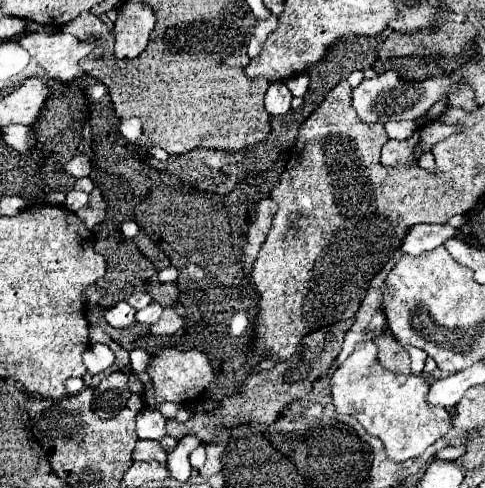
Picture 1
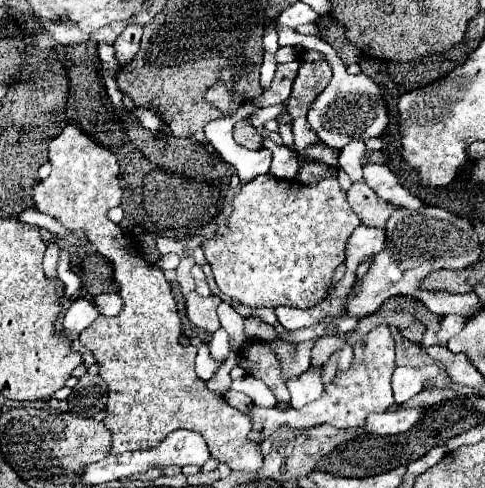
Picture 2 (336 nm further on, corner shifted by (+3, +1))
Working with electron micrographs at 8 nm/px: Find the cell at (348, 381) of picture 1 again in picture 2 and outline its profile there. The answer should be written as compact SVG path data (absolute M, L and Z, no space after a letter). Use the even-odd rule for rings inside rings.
M383 324L369 332L361 342L355 344L355 358L353 368L341 376L333 378L333 382L325 388L323 396L299 410L295 408L263 408L253 404L251 412L247 414L253 422L253 430L249 438L253 442L267 440L277 428L289 426L293 430L313 428L319 424L331 424L335 428L351 428L351 426L363 426L367 414L371 412L385 412L393 404L393 392L391 392L391 374L395 370L395 344L393 336L389 332L389 326Z

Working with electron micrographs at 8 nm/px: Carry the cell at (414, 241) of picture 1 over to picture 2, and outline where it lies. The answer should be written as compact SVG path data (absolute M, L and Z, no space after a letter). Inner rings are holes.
M359 224L347 240L347 258L345 258L347 274L345 276L355 278L355 268L361 264L361 258L377 256L383 248L385 248L385 230Z

